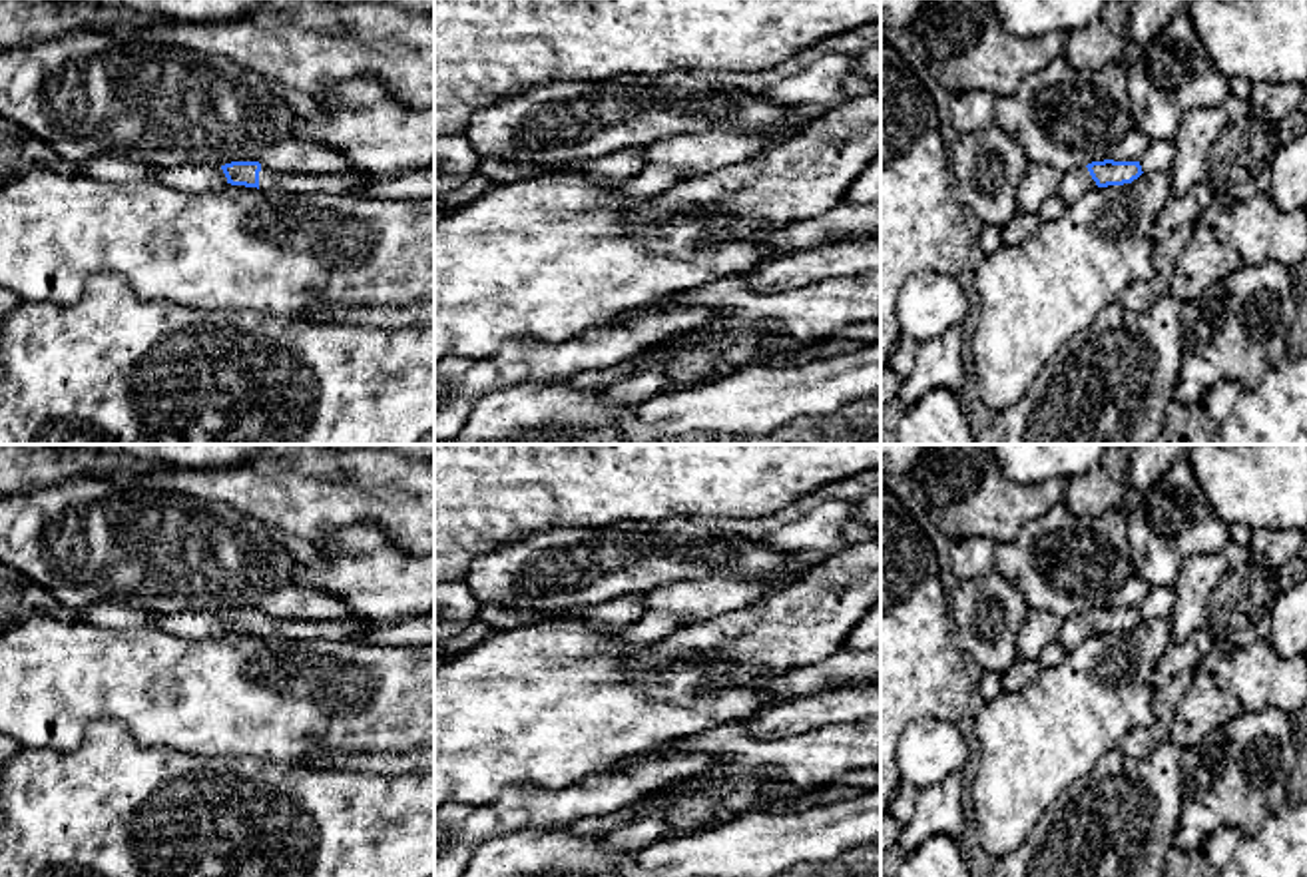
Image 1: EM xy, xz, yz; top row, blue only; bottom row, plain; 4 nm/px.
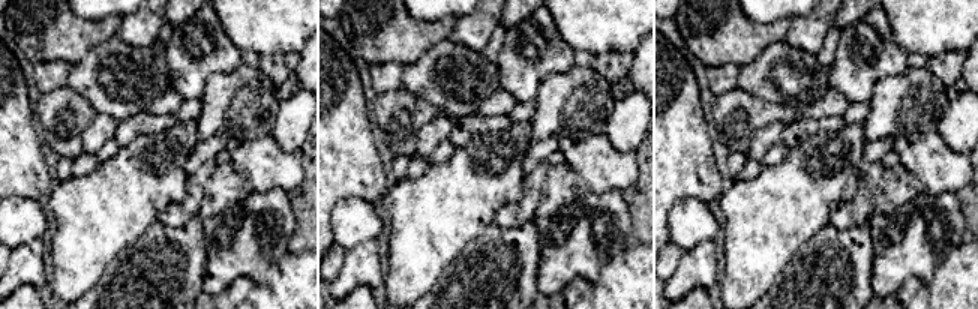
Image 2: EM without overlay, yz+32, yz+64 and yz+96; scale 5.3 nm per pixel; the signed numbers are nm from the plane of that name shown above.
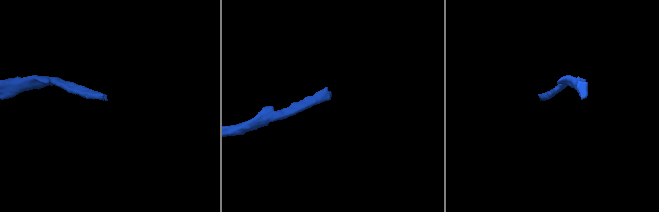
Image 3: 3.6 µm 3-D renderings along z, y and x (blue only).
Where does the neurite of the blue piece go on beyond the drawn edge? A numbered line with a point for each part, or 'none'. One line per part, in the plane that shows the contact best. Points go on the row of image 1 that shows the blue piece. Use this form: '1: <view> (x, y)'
1: xy (351, 182)

